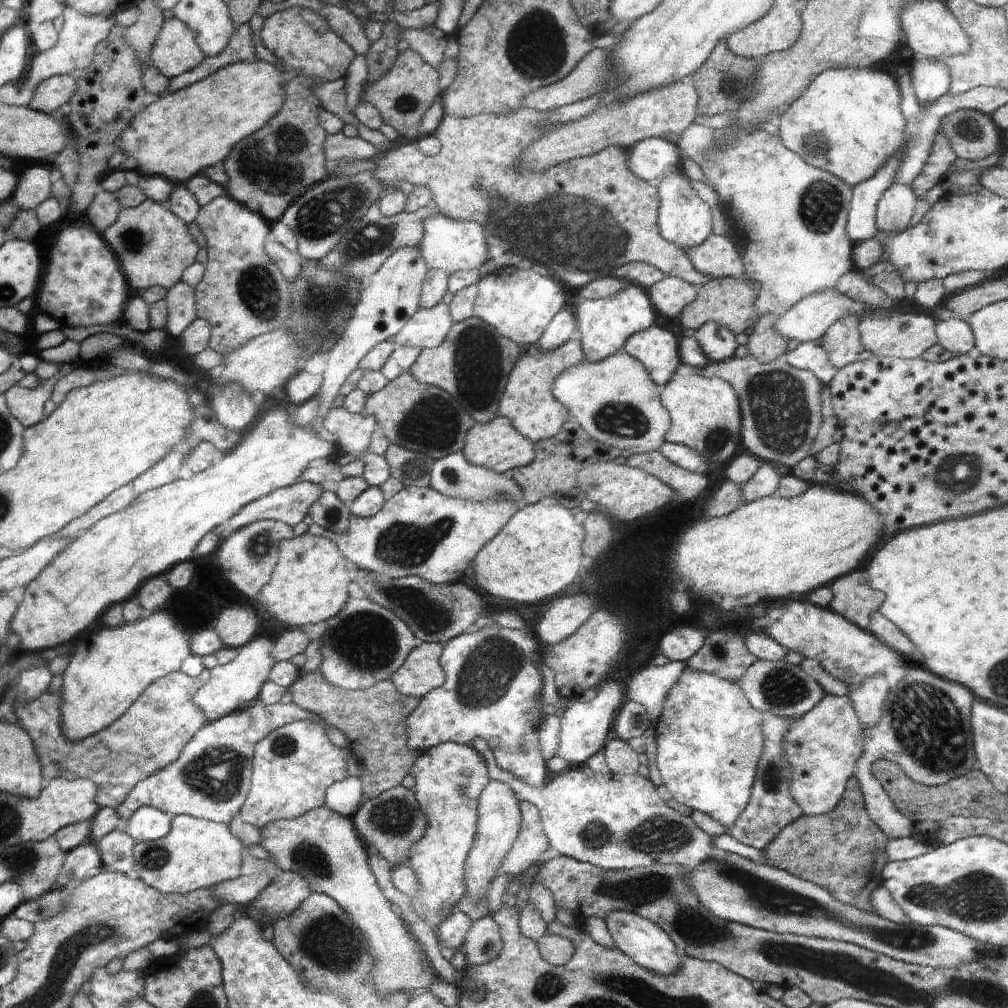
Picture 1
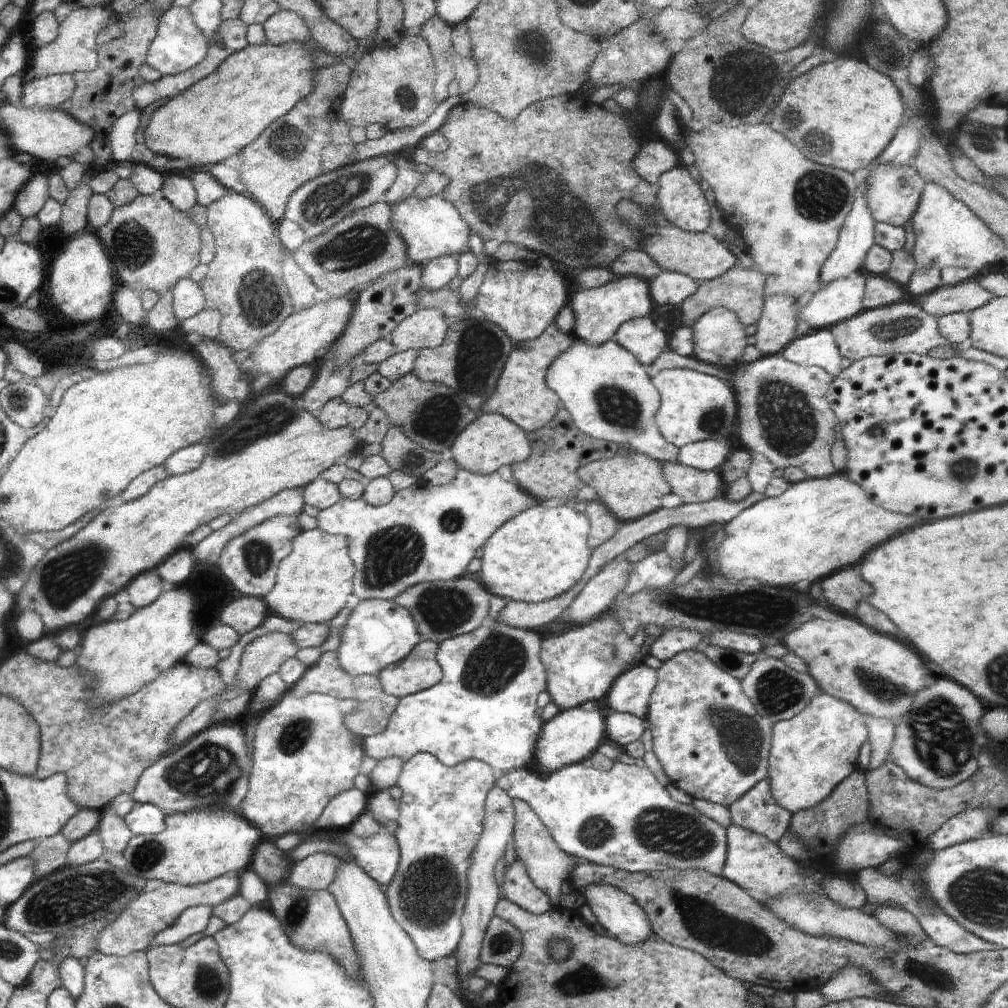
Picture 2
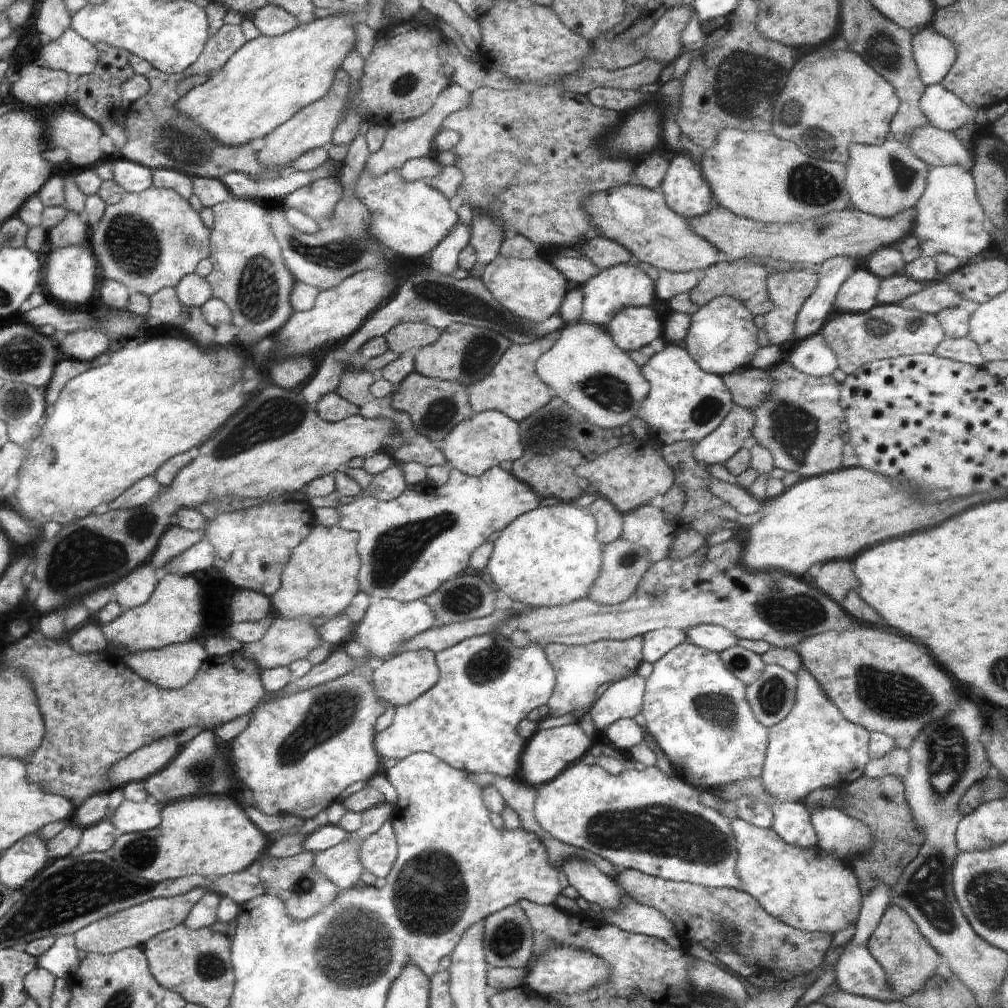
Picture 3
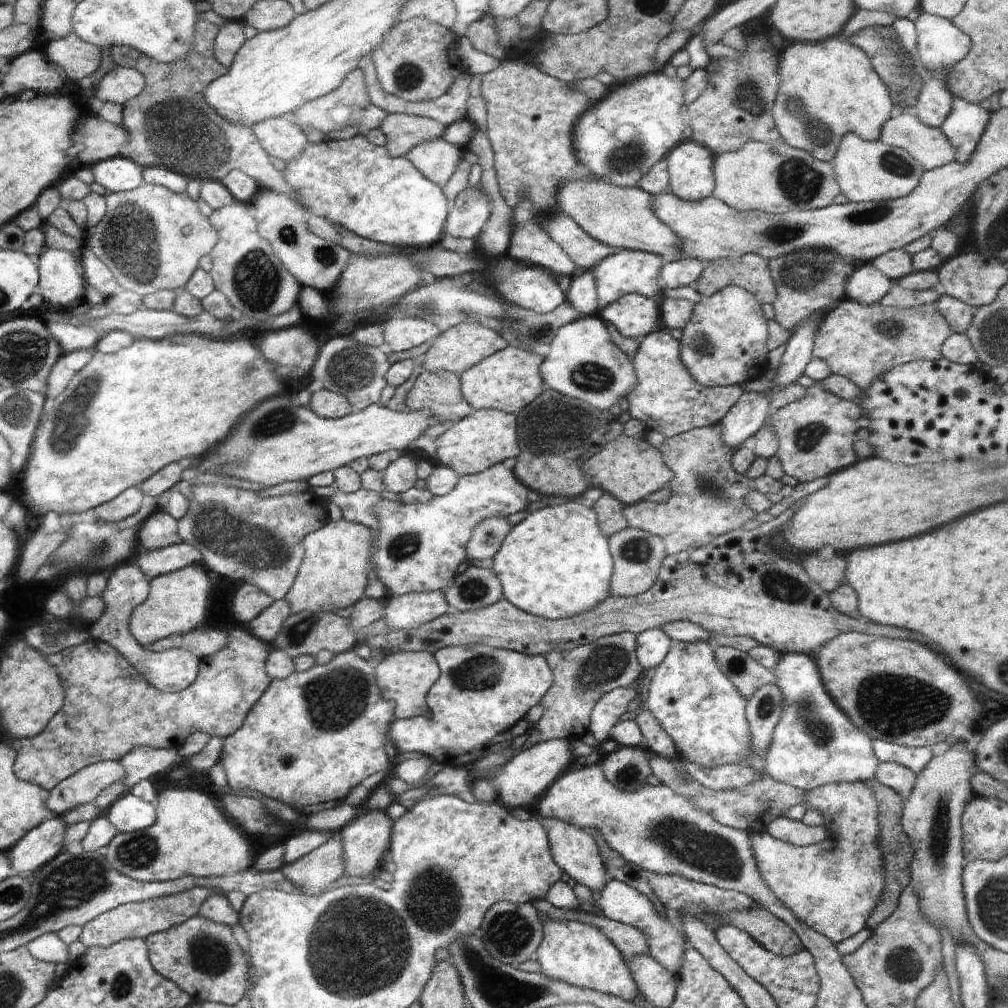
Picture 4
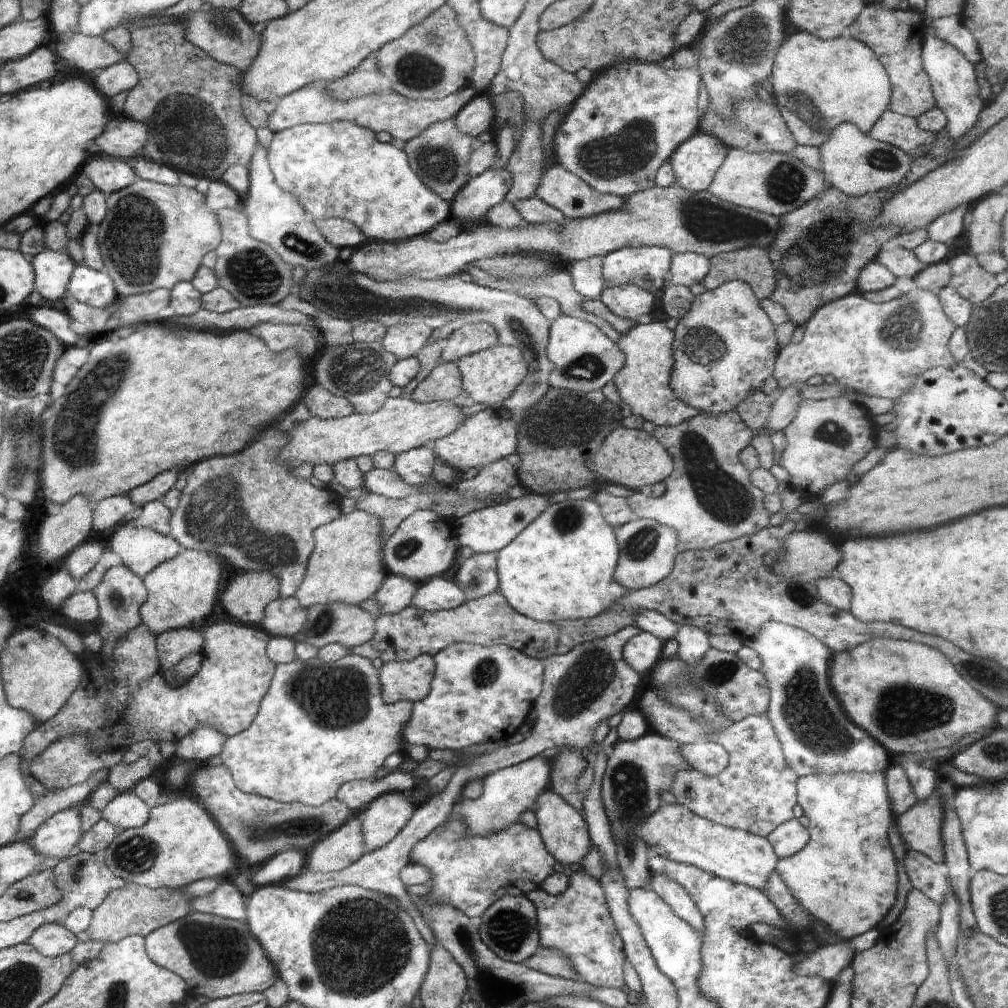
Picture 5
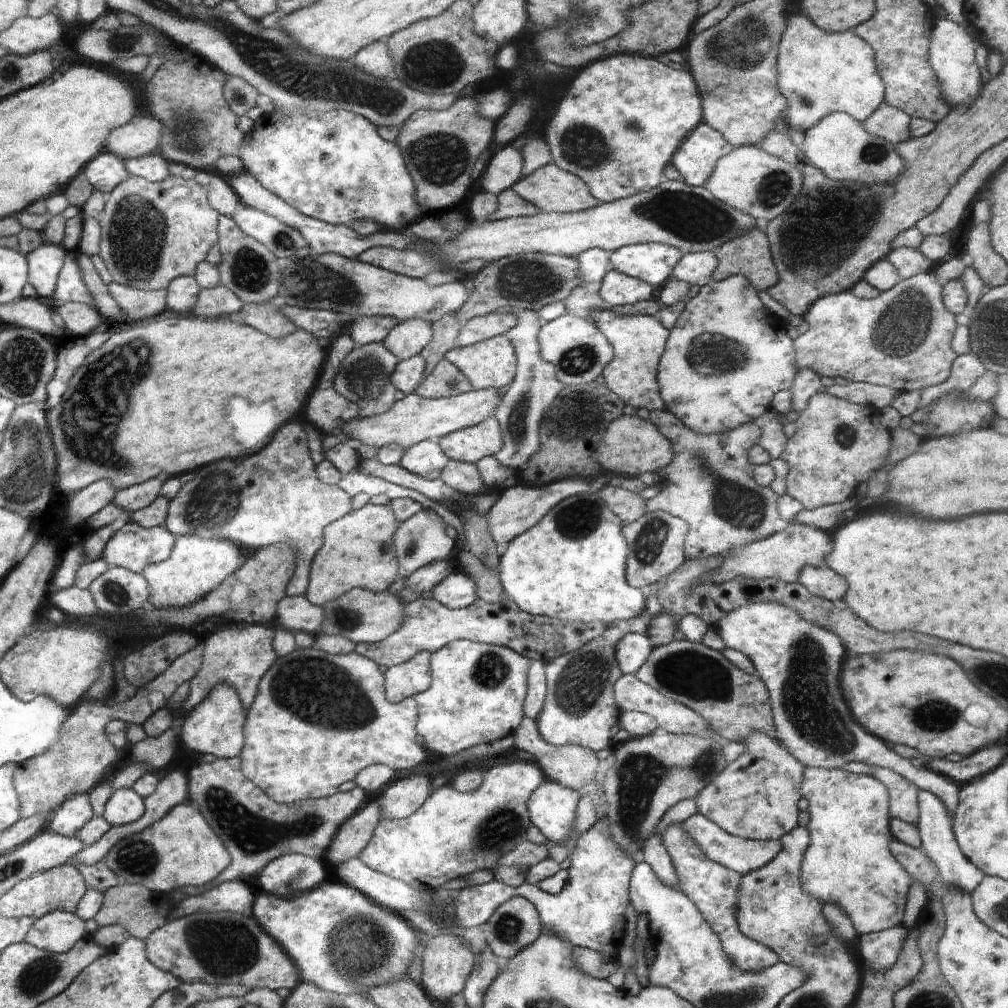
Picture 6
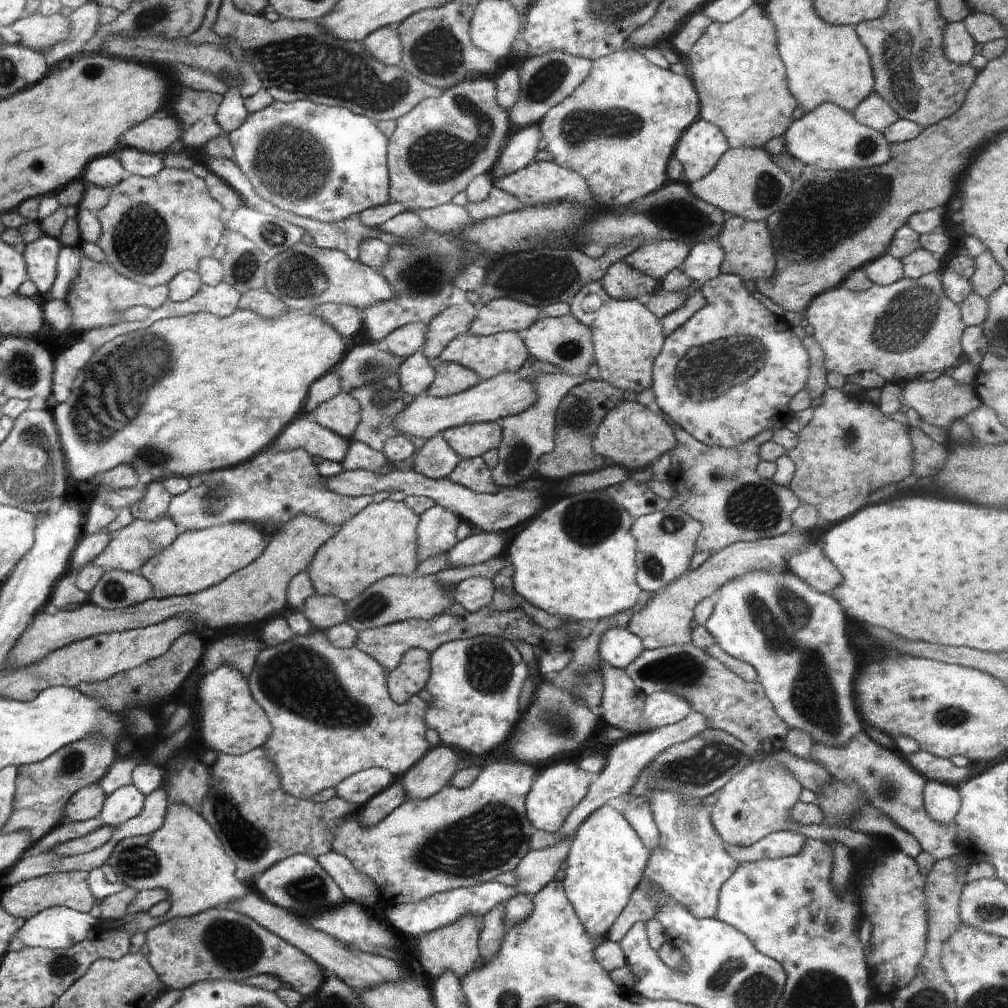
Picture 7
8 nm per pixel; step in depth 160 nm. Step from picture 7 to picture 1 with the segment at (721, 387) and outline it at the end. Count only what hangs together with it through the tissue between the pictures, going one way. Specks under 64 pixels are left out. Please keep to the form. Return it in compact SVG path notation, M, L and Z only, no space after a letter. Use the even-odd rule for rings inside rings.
M705 322L693 335L702 347L704 354L712 362L720 362L734 357L738 348L736 335L726 325Z

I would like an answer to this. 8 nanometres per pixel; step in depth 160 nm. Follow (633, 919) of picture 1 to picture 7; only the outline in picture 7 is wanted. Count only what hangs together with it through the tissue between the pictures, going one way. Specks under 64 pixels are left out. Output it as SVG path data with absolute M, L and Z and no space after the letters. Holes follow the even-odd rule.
M555 763L546 768L534 779L532 790L525 800L525 808L528 810L529 820L534 828L555 833L564 826L569 812L588 794L590 785L590 776L578 767L577 763Z

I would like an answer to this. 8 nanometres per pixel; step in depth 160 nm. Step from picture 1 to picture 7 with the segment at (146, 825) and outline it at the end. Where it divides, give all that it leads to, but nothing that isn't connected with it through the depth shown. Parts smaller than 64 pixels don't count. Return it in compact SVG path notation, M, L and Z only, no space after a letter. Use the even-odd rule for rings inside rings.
M134 785L117 788L105 800L104 810L98 816L104 825L119 827L141 814L146 796Z

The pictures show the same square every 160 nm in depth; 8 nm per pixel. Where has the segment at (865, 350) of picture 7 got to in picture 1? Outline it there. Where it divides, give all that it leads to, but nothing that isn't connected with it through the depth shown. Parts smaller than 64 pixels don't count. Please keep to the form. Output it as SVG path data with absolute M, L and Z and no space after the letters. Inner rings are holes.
M895 308L891 310L882 309L880 313L866 315L857 321L860 342L864 350L868 350L874 355L907 360L918 359L928 348L938 343L935 331L937 323L926 314L903 312Z

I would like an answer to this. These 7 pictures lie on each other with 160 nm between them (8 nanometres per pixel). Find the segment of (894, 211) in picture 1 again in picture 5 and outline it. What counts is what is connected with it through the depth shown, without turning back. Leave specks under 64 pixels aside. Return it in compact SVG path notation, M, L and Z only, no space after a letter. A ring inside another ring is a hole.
M841 122L819 148L822 172L830 186L859 197L897 185L909 172L911 158L908 153L890 143L884 143L863 133L851 122Z

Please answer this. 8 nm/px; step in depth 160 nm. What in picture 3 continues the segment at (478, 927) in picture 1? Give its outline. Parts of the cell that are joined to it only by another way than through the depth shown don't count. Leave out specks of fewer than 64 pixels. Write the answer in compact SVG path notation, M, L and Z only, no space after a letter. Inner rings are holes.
M518 903L490 914L484 920L485 960L489 967L527 967L533 946L528 920Z

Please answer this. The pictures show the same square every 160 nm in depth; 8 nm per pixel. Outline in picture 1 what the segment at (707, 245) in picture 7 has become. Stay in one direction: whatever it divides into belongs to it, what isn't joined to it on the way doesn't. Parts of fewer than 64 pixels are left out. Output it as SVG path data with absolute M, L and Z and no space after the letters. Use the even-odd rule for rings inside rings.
M665 276L648 290L653 308L668 317L680 317L682 309L698 296L698 287L675 276Z

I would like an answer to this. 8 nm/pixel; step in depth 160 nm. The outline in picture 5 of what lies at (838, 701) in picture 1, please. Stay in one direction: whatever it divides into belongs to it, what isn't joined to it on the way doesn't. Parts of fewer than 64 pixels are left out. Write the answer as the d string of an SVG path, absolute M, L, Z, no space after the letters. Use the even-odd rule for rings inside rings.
M768 621L760 627L752 640L746 642L746 646L752 647L761 658L760 672L766 677L770 689L768 718L781 742L786 762L799 777L814 773L878 773L889 764L890 752L864 729L855 725L837 701L829 682L829 664L833 653L821 640L801 628Z

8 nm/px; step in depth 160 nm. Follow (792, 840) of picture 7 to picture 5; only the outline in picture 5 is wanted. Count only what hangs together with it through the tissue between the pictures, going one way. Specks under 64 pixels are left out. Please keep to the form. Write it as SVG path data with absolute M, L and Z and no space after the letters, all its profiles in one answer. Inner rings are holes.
M662 804L649 819L635 830L651 849L651 855L665 855L667 859L699 867L716 877L765 890L769 876L776 866L773 846L767 837L740 829L731 829L710 822L680 804Z

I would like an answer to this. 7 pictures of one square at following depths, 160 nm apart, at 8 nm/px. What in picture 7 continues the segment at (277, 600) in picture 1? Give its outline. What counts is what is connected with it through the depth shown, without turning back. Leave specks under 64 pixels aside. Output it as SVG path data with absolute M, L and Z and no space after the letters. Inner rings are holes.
M391 499L370 503L351 516L316 552L308 568L316 594L332 595L347 603L381 579L416 572L420 564L419 520L420 516L404 501Z

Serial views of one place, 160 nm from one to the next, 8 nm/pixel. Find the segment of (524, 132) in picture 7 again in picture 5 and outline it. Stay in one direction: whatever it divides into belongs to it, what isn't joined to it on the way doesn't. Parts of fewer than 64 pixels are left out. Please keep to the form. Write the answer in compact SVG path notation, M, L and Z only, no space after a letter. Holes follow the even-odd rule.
M507 165L489 167L479 175L470 178L456 200L451 202L454 218L480 220L491 206L497 205L510 190L513 174Z

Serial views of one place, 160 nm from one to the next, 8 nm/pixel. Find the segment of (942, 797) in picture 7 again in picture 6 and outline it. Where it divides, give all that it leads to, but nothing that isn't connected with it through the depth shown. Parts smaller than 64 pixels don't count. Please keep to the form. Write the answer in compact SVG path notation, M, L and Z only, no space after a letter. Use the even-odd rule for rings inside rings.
M918 791L917 796L919 806L919 821L917 827L921 838L921 846L927 852L935 863L939 878L936 882L936 888L945 890L950 885L960 885L970 894L982 882L986 876L985 872L978 868L978 865L972 864L962 853L957 845L953 831L953 816L946 806L946 803L930 791Z

